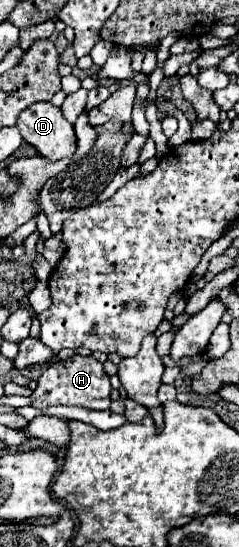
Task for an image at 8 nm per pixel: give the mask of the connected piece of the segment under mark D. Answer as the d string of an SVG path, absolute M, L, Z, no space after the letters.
M36 103L20 113L16 123L26 143L48 161L72 157L76 153L74 125L68 123L52 103Z

